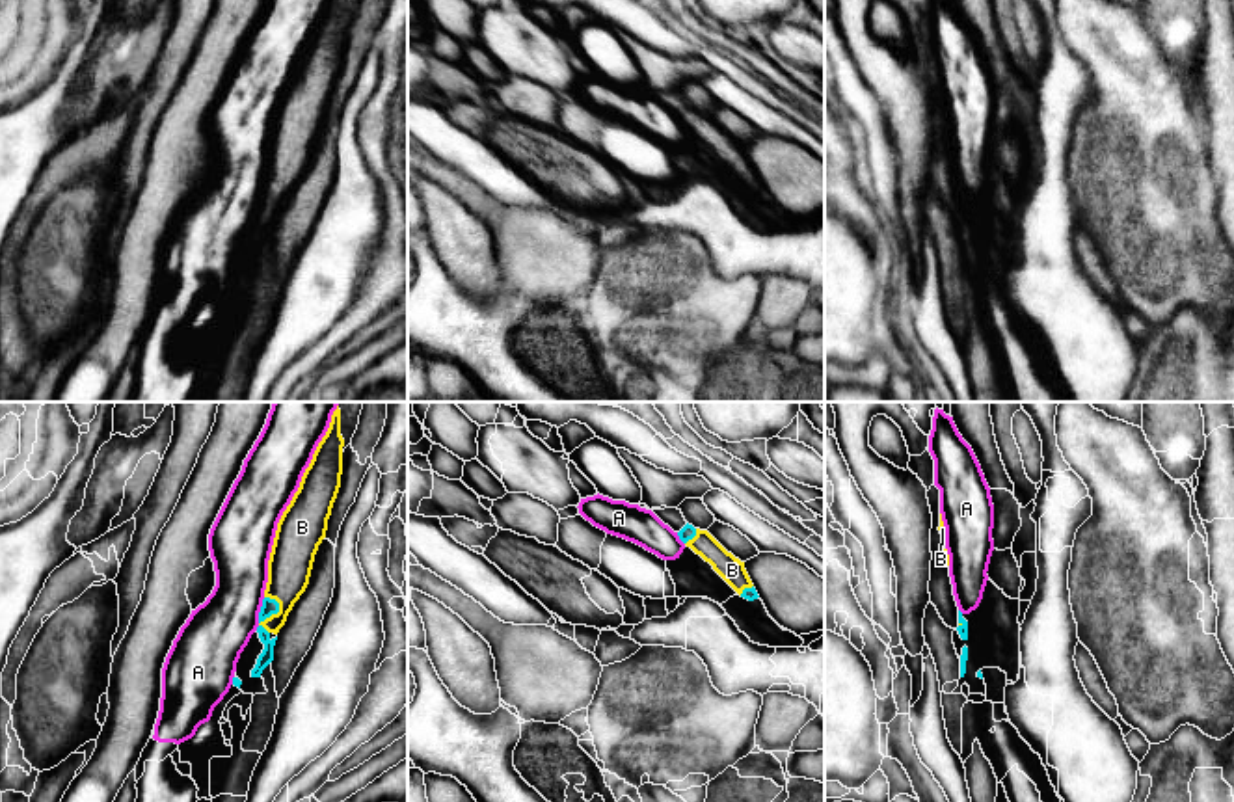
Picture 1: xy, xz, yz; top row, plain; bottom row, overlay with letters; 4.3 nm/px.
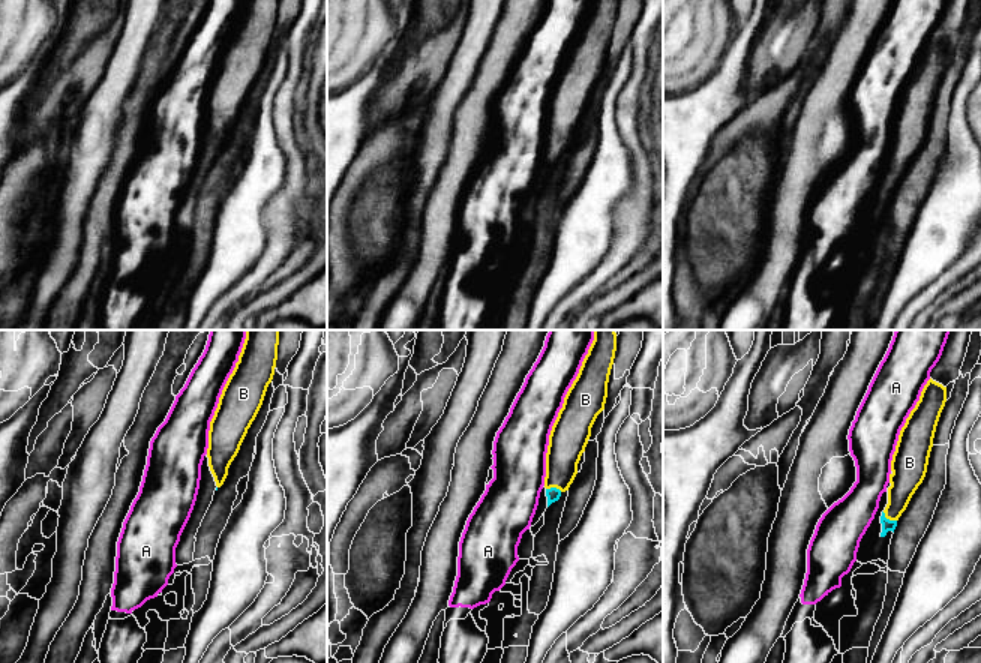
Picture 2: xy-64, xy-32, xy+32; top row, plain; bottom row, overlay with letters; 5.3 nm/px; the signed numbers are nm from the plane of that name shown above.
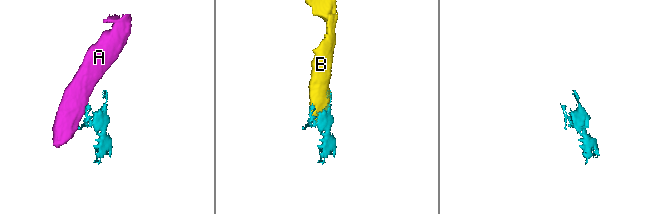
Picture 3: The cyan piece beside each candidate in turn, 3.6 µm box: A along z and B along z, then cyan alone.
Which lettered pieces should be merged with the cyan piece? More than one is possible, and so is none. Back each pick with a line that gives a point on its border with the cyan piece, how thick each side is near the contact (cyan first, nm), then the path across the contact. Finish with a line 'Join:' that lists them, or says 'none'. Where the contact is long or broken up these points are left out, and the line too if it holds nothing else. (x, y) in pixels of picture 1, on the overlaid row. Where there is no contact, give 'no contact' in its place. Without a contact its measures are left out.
B: xy (274, 613) | 70/190 nm
Join: B

